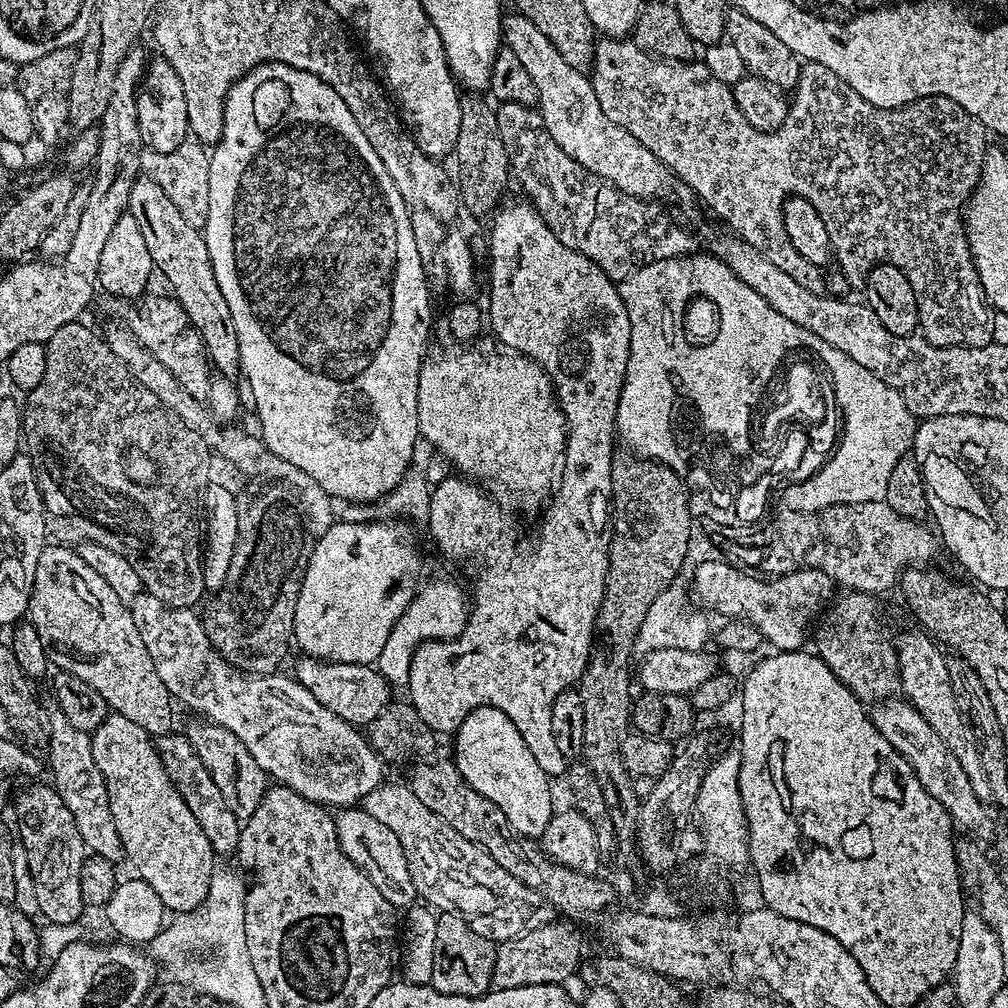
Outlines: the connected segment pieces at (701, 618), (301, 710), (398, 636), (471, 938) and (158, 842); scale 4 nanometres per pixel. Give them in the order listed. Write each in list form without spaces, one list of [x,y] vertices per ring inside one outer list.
[[[685,564],[680,568],[680,572],[674,576],[670,586],[662,590],[658,597],[654,598],[654,603],[646,610],[646,615],[639,626],[635,638],[633,651],[640,656],[654,652],[656,650],[690,650],[703,651],[710,640],[712,626],[709,626],[709,617],[701,609],[694,610],[692,603],[692,582],[695,567]]]
[[[141,594],[131,601],[132,617],[134,618],[134,626],[138,626],[138,634],[142,634],[142,646],[146,646],[146,654],[150,654],[150,662],[154,662],[154,670],[158,670],[158,678],[162,678],[162,686],[166,686],[169,696],[173,701],[185,704],[192,712],[197,712],[197,717],[203,718],[207,723],[217,724],[226,730],[230,730],[230,734],[234,734],[234,738],[238,738],[242,742],[242,746],[246,746],[246,750],[250,754],[250,758],[254,758],[254,762],[258,762],[258,766],[262,766],[262,770],[267,774],[277,785],[294,790],[298,794],[302,794],[302,798],[306,798],[310,802],[327,806],[332,810],[342,808],[351,808],[359,805],[368,797],[379,784],[382,783],[380,776],[380,768],[382,769],[382,761],[376,755],[376,751],[372,749],[372,745],[368,743],[365,733],[359,727],[353,727],[337,714],[332,714],[330,710],[322,706],[314,695],[310,694],[306,687],[302,686],[299,681],[291,675],[280,676],[281,674],[273,674],[270,676],[254,676],[238,671],[234,666],[230,666],[220,657],[219,652],[210,642],[210,638],[204,629],[204,621],[199,615],[195,616],[195,611],[192,608],[169,608],[163,604],[158,598],[147,594]]]
[[[432,580],[429,584],[421,583],[417,587],[415,598],[408,603],[408,609],[402,614],[402,618],[398,618],[398,622],[394,622],[394,630],[390,630],[390,638],[386,638],[386,646],[382,646],[382,654],[374,665],[376,671],[392,686],[407,685],[410,678],[410,662],[416,647],[425,644],[428,640],[453,640],[455,636],[460,636],[468,621],[469,611],[470,600],[465,589],[463,592],[458,585],[451,584],[448,580]]]
[[[440,912],[434,930],[434,970],[431,987],[447,996],[484,996],[492,988],[496,944],[474,934],[457,912]]]
[[[117,712],[106,717],[102,726],[90,735],[94,762],[98,762],[98,770],[102,770],[102,778],[110,794],[110,814],[114,814],[114,826],[118,826],[118,838],[122,838],[126,860],[136,867],[135,875],[139,879],[154,886],[154,894],[158,894],[169,913],[193,912],[206,898],[214,867],[214,853],[210,838],[206,838],[206,834],[202,834],[202,826],[198,826],[198,818],[190,814],[190,806],[182,802],[182,794],[178,794],[174,782],[170,782],[156,752],[153,737],[142,730],[138,722],[130,722],[130,718],[122,718],[122,714]]]

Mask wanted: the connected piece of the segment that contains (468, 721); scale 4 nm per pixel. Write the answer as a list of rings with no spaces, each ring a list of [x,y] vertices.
[[[476,707],[463,720],[453,740],[455,742],[452,761],[467,784],[502,809],[516,835],[526,840],[538,840],[556,810],[550,788],[552,782],[535,761],[534,754],[530,753],[530,748],[526,746],[514,722],[497,707]]]

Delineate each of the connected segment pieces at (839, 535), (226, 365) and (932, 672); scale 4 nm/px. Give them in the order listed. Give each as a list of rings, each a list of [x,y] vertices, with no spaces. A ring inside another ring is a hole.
[[[875,500],[865,504],[835,504],[823,509],[818,519],[823,535],[828,536],[828,544],[832,547],[832,553],[828,556],[828,564],[823,565],[824,573],[841,589],[853,592],[866,592],[869,594],[881,594],[895,589],[900,583],[901,576],[910,568],[931,565],[931,560],[936,556],[936,544],[938,548],[938,536],[931,527],[923,528],[923,523],[902,518],[884,500]]]
[[[142,174],[136,177],[134,186],[130,190],[128,199],[130,214],[134,222],[138,222],[138,227],[142,229],[142,239],[146,241],[146,250],[150,250],[155,271],[164,275],[166,283],[172,287],[171,295],[174,297],[179,309],[184,313],[187,323],[193,324],[195,335],[202,345],[211,367],[219,375],[229,378],[236,378],[241,375],[240,351],[238,350],[238,330],[234,330],[234,318],[230,318],[230,306],[226,303],[226,297],[222,294],[222,289],[218,287],[218,278],[214,278],[214,266],[210,266],[210,250],[206,250],[204,233],[199,228],[190,226],[186,218],[170,202],[168,195],[162,191],[155,182],[150,182]]]
[[[923,630],[904,632],[898,636],[896,657],[900,663],[900,692],[909,704],[915,706],[918,714],[926,718],[930,730],[946,742],[950,754],[958,758],[958,766],[962,766],[966,778],[970,778],[970,786],[974,786],[974,794],[985,802],[992,800],[990,782],[986,778],[986,770],[982,770],[982,754],[978,754],[978,742],[974,738],[972,728],[964,719],[962,710],[958,710],[958,702],[954,698],[954,686],[950,686],[950,670],[948,656],[941,645]]]

